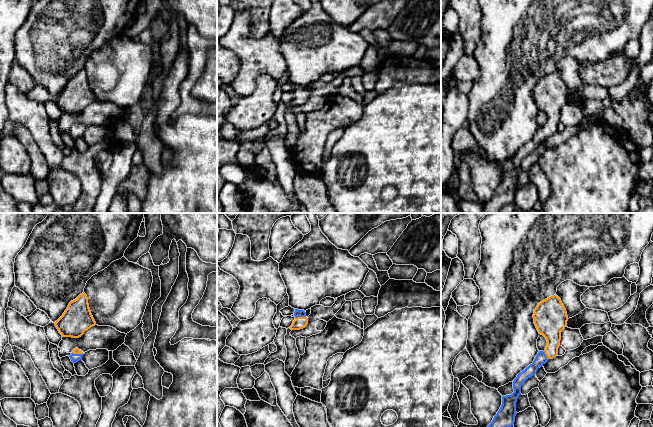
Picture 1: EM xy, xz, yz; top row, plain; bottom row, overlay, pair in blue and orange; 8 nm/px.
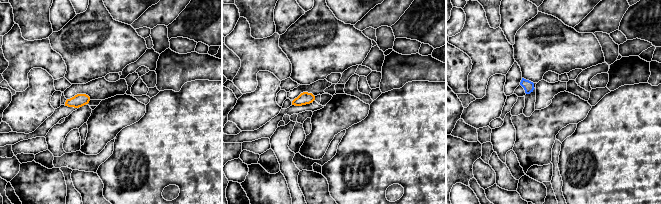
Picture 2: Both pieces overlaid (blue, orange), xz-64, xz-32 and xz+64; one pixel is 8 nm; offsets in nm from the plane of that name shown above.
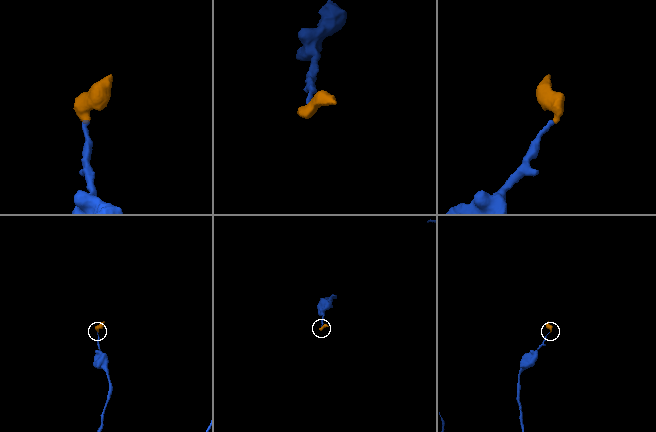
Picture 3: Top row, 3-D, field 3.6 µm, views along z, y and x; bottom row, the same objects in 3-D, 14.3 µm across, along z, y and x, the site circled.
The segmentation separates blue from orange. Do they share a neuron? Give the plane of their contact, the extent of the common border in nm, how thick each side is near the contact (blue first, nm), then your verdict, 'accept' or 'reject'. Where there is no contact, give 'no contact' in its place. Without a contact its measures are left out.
xz | 90 nm | 60/100 nm | accept

